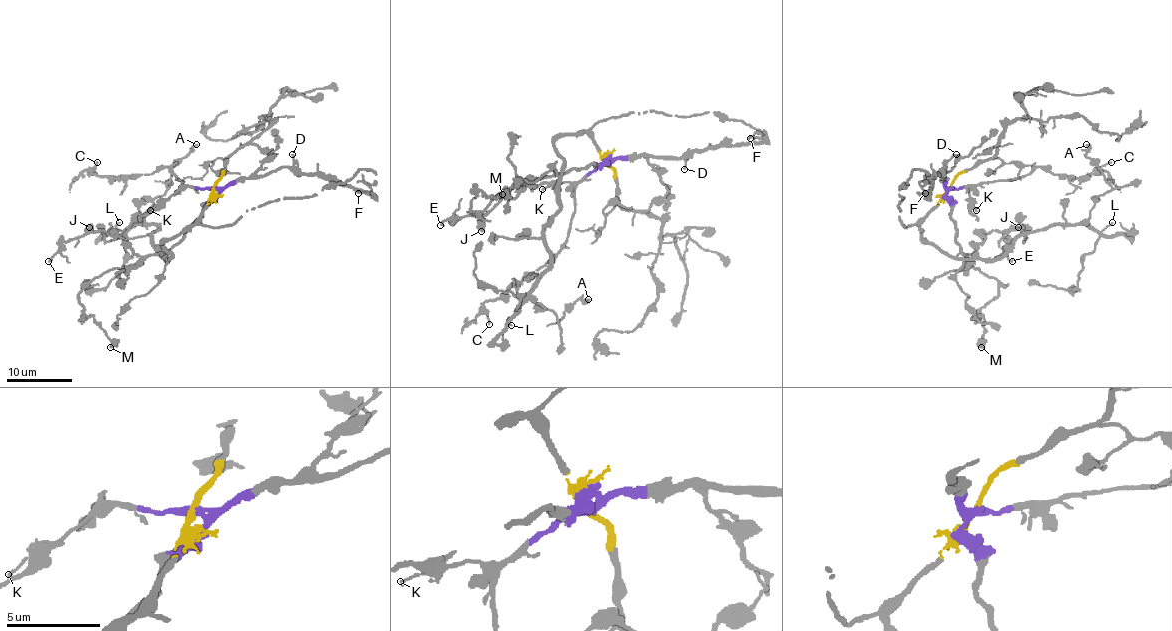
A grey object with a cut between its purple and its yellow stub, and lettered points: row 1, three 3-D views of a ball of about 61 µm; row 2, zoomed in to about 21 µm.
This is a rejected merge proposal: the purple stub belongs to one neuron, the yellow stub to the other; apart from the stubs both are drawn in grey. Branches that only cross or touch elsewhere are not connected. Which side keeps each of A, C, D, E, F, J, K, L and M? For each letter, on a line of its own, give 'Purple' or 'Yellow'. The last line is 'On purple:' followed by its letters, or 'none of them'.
A: Yellow
C: Purple
D: Purple
E: Purple
F: Purple
J: Purple
K: Purple
L: Yellow
M: Purple
On purple: C, D, E, F, J, K, M

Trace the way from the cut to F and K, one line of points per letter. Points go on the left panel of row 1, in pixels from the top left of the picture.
F: (215, 187), (262, 178), (282, 168), (295, 168), (302, 174), (338, 179), (370, 192), (357, 192)
K: (215, 187), (179, 187), (149, 210)

